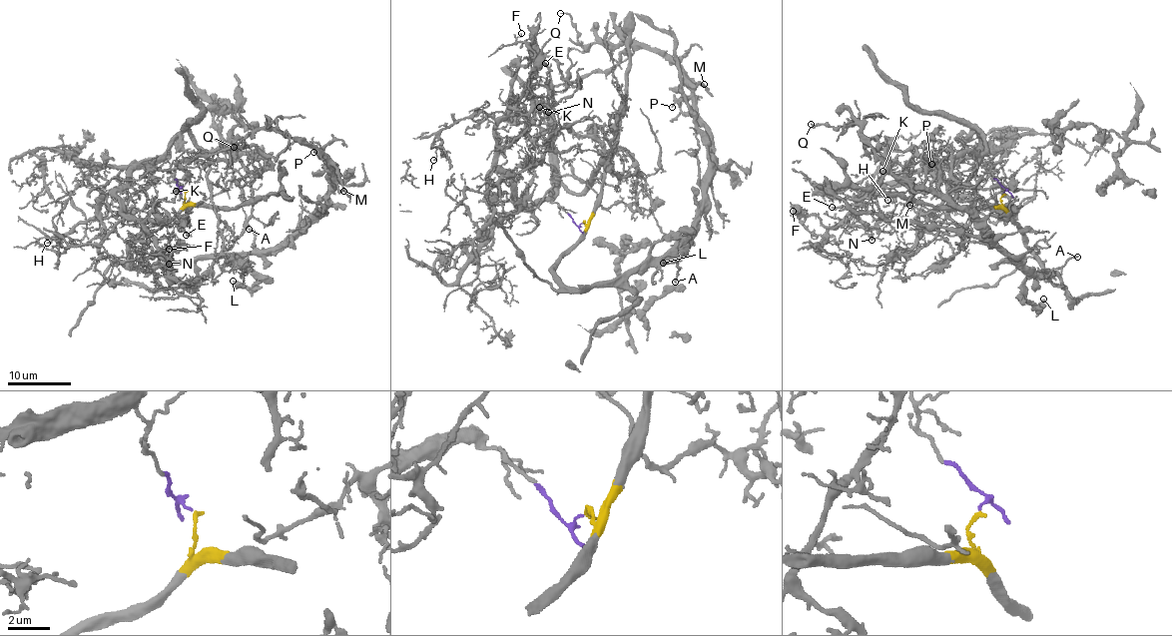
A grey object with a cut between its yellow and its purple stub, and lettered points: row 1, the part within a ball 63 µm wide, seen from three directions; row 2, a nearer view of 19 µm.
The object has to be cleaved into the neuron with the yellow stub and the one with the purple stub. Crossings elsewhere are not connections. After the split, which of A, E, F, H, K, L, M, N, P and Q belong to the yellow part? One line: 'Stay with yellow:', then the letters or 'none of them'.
Stay with yellow: A, L, M, P, Q

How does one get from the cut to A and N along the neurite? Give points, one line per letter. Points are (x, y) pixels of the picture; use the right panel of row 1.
A: (1003, 195), (1004, 212), (1042, 270), (1051, 275), (1047, 277), (1077, 256)
N: (1004, 193), (984, 168), (981, 155), (975, 153), (906, 172), (890, 191), (894, 205), (869, 227), (872, 240)

